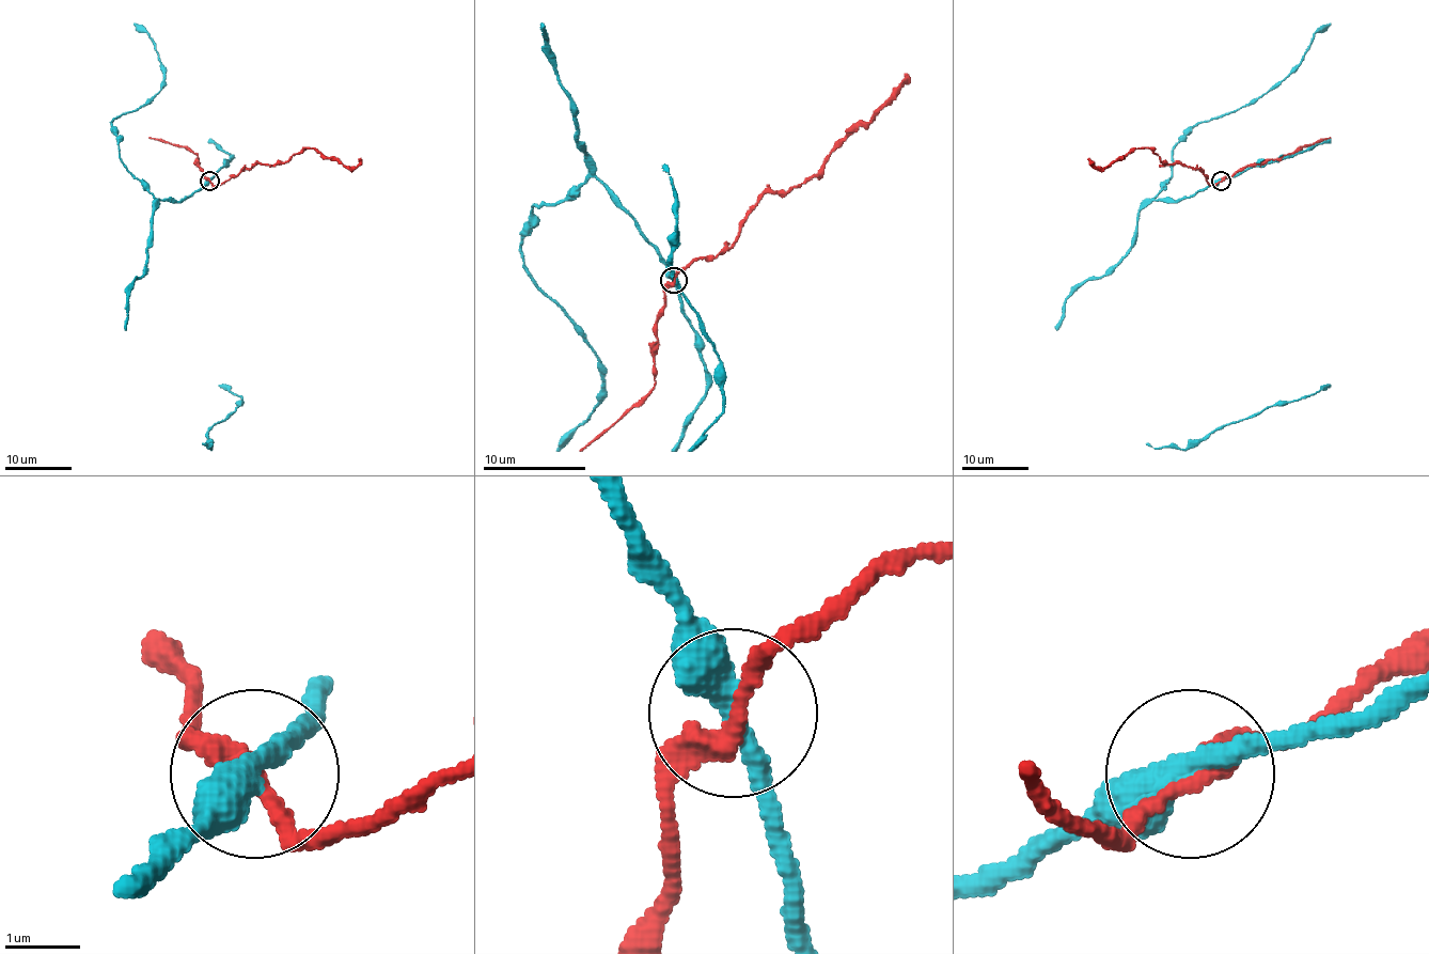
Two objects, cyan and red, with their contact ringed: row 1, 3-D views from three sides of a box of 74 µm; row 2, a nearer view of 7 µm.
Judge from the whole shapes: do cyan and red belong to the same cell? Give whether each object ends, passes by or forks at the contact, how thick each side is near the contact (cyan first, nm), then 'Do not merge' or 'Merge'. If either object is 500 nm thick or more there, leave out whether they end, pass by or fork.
At the ring cyan passes by. At the ring red passes by. Thickness 400 nm (cyan) against 260 nm. Do not merge

